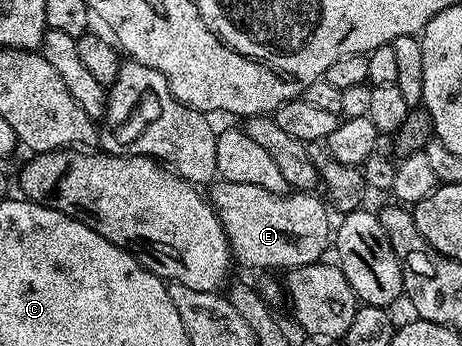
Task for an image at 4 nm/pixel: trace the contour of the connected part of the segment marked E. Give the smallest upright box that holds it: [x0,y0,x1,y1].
[208,180,331,270]

